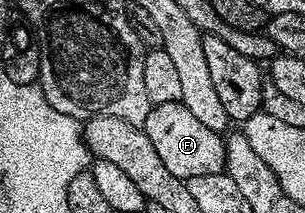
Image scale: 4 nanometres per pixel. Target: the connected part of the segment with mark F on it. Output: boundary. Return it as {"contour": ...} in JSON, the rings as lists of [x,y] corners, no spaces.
{"contour":[[[154,103],[147,113],[144,131],[163,161],[163,169],[175,177],[188,180],[191,177],[219,175],[225,170],[225,139],[222,132],[207,129],[180,103]]]}

